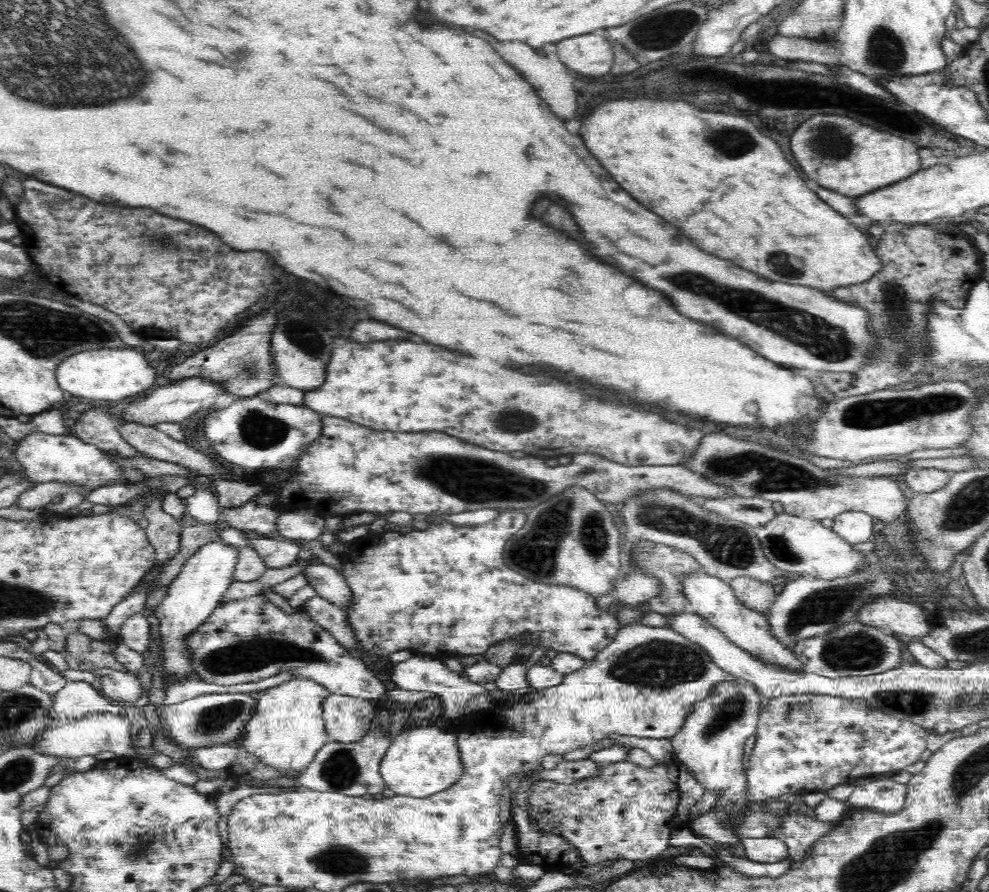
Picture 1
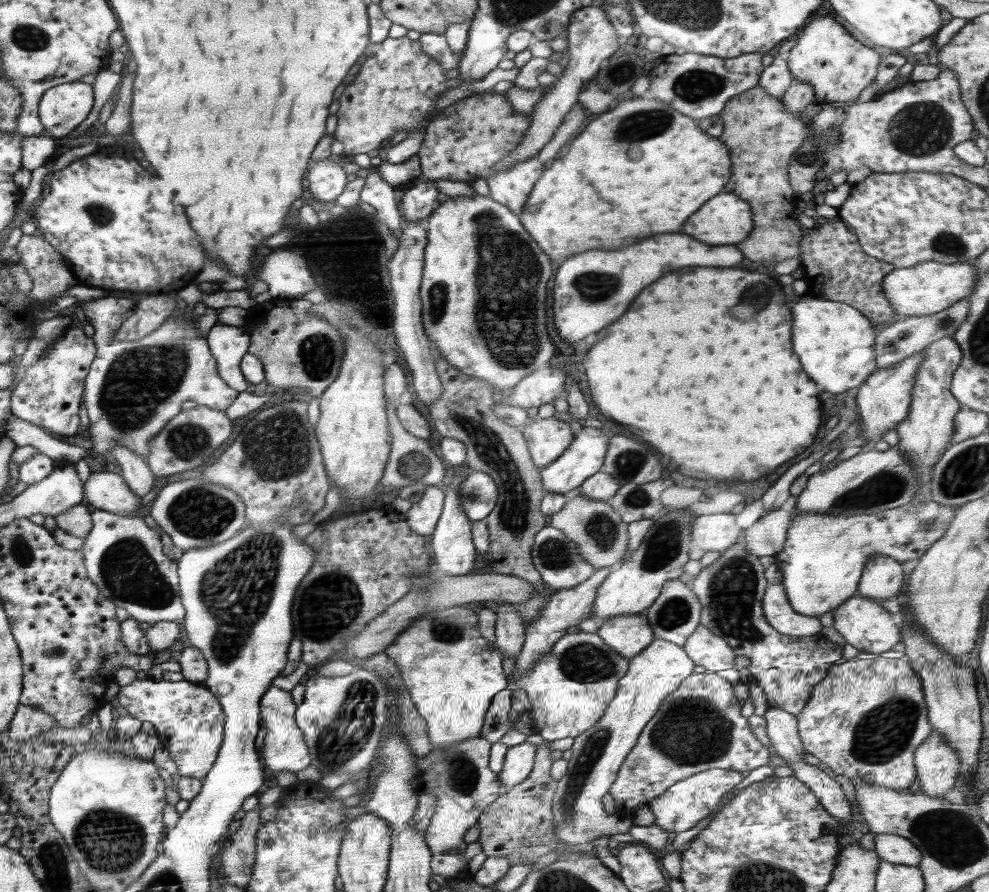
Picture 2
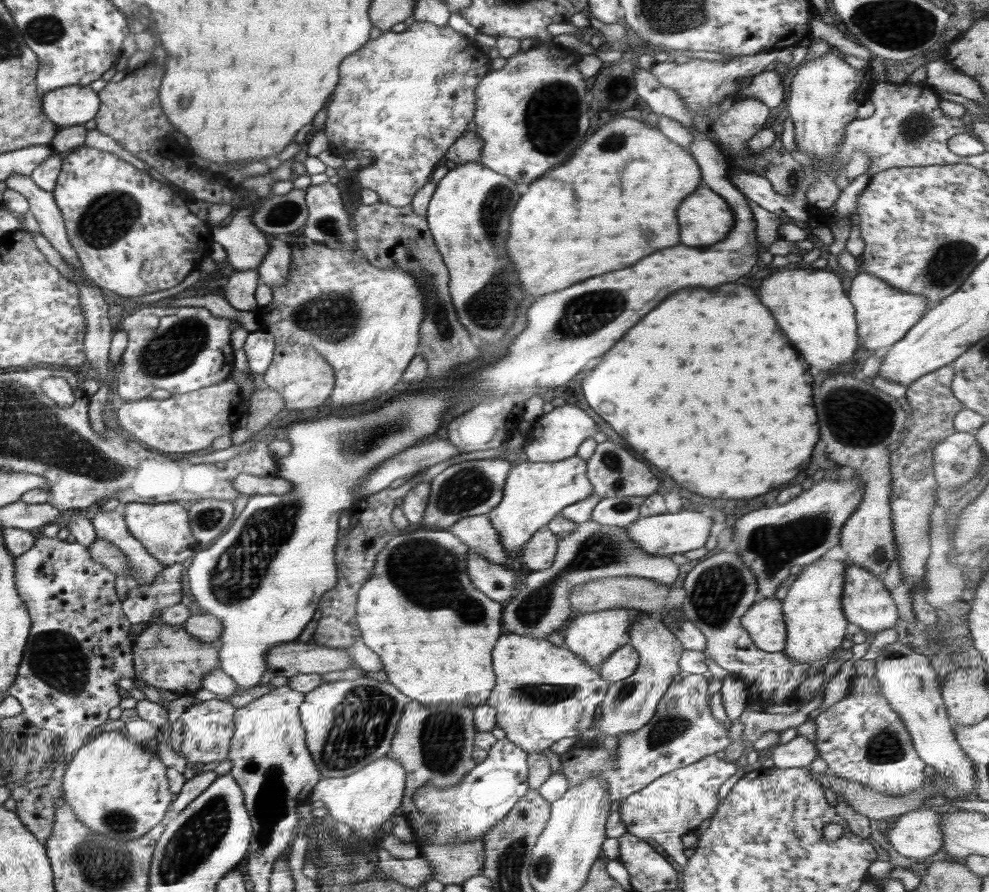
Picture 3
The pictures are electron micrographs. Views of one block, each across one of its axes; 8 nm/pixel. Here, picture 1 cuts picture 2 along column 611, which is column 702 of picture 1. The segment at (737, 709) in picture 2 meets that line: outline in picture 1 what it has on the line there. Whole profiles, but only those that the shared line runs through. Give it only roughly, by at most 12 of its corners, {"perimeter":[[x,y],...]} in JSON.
{"perimeter":[[679,760],[605,763],[538,780],[546,834],[580,853],[568,875],[651,860],[706,792]]}

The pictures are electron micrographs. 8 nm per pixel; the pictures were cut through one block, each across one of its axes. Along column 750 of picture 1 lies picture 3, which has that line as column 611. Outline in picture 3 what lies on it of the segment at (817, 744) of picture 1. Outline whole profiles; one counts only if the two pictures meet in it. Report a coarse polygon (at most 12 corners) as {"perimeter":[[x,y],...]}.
{"perimeter":[[709,674],[676,678],[617,759],[581,738],[569,788],[601,775],[610,800],[715,755],[736,728],[711,713]]}

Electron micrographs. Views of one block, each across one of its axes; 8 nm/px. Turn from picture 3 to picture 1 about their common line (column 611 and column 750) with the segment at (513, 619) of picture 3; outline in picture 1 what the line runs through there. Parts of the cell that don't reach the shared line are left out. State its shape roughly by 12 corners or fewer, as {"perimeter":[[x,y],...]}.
{"perimeter":[[674,489],[622,502],[629,540],[682,550],[726,584],[776,567],[752,525]]}

